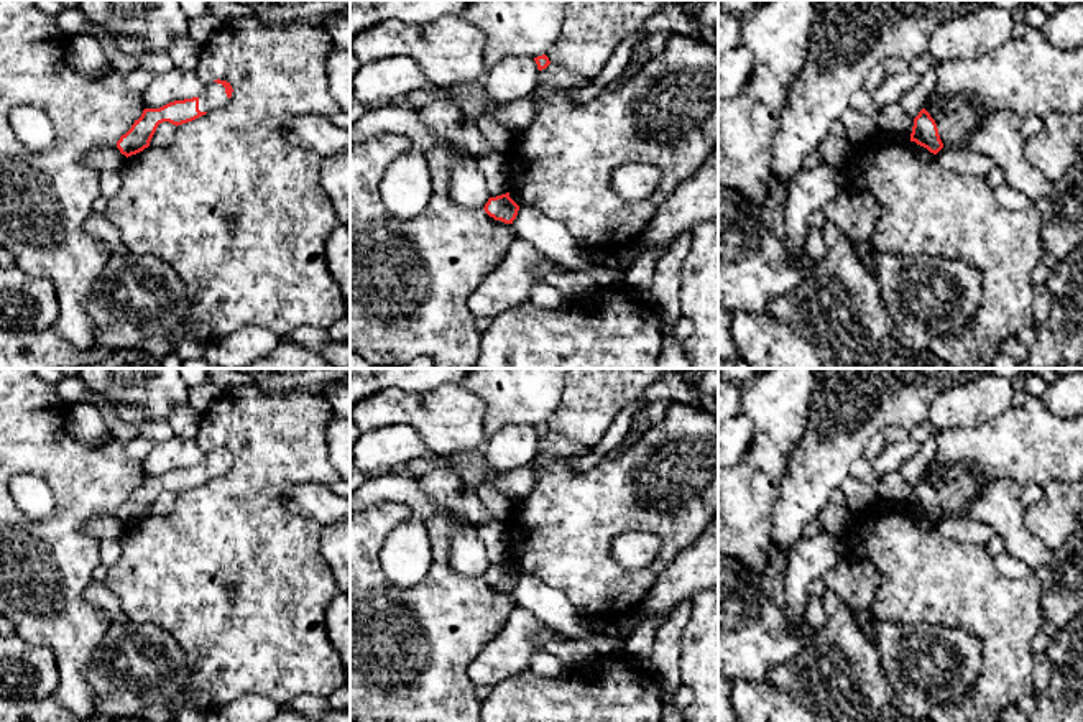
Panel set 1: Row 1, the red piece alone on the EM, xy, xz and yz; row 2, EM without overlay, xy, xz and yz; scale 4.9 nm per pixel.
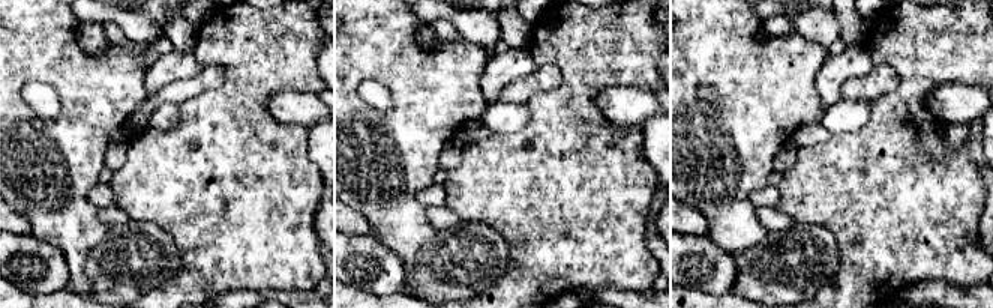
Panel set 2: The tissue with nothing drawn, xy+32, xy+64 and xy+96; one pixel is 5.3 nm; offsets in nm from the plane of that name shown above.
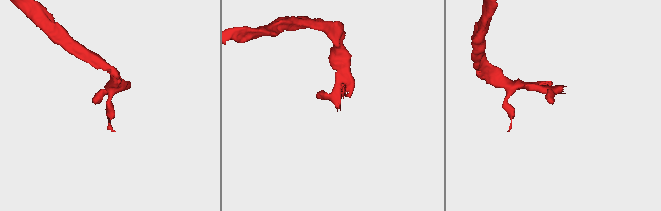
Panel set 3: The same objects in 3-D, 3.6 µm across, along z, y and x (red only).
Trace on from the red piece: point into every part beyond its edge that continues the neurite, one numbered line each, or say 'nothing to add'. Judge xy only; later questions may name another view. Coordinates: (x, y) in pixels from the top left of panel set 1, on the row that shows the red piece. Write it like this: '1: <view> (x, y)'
1: xy (214, 96)

